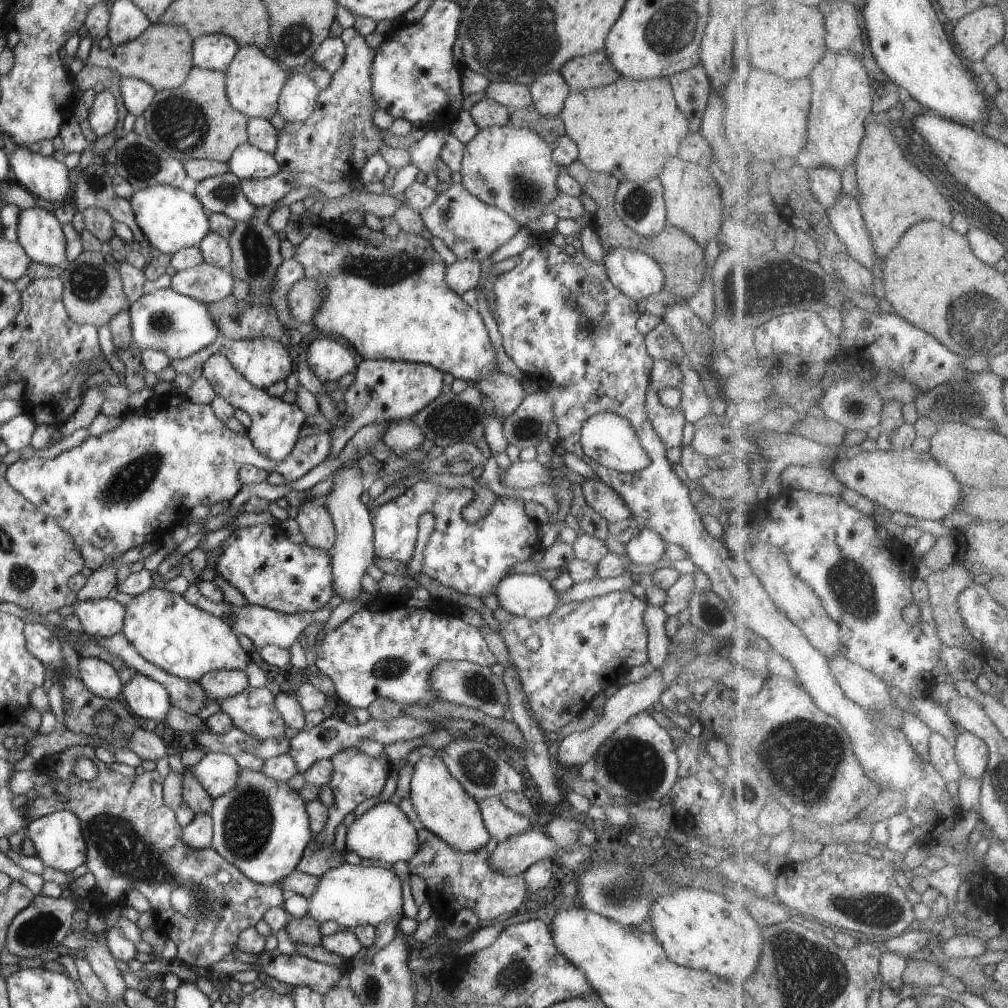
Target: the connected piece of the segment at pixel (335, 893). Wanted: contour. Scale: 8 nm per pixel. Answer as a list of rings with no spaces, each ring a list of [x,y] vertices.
[[[340,862],[336,868],[328,870],[320,877],[318,888],[308,901],[307,914],[316,922],[332,920],[353,930],[358,925],[378,926],[392,922],[396,927],[405,917],[402,905],[402,883],[393,870],[381,867],[364,867]]]

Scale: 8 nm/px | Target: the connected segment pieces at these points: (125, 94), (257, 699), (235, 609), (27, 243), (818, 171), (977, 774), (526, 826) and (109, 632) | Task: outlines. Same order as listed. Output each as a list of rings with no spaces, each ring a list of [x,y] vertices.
[[[122,76],[120,92],[122,104],[124,104],[127,112],[140,116],[148,108],[148,105],[152,104],[157,90],[144,80]]]
[[[248,685],[247,690],[232,698],[216,700],[210,698],[201,688],[206,700],[218,702],[226,714],[232,717],[233,726],[255,736],[258,740],[284,740],[285,729],[288,728],[284,718],[276,710],[275,698],[267,687],[252,688]]]
[[[250,603],[245,606],[234,606],[234,604],[230,604],[230,610],[232,610],[232,614],[226,616],[224,620],[235,630],[236,633],[244,634],[246,638],[250,638],[254,647],[274,645],[280,646],[280,648],[284,648],[284,650],[290,649],[292,644],[294,644],[304,630],[306,630],[307,626],[316,622],[326,624],[328,618],[330,618],[330,614],[334,612],[334,608],[326,606],[326,608],[322,608],[316,612],[289,615],[261,607],[260,605],[252,605]]]
[[[40,203],[20,210],[16,234],[30,260],[47,267],[64,267],[66,236],[54,211],[47,210]]]
[[[832,166],[812,168],[810,180],[812,180],[814,192],[827,208],[834,208],[842,192],[845,192],[843,174],[838,168],[832,168]]]
[[[966,731],[957,742],[958,762],[968,778],[983,780],[990,766],[991,752],[986,740],[976,733]]]
[[[497,797],[482,798],[477,803],[486,830],[498,843],[536,827],[534,819],[516,814],[506,808]]]
[[[102,598],[76,602],[74,616],[82,623],[82,630],[90,636],[109,637],[122,633],[126,607],[114,599]]]

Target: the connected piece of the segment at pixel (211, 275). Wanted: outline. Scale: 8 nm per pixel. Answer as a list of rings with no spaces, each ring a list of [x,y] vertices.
[[[202,263],[177,271],[171,276],[170,288],[178,294],[213,303],[225,299],[234,290],[235,277],[227,268]]]

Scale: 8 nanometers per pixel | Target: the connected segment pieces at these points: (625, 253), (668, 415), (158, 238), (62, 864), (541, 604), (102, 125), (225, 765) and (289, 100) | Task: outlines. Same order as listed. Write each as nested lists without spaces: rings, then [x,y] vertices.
[[[608,248],[602,262],[610,282],[632,300],[658,294],[666,287],[660,265],[646,253],[626,248]]]
[[[652,388],[646,391],[646,412],[648,418],[666,448],[682,447],[682,430],[686,419],[679,407],[666,407]]]
[[[160,184],[135,191],[132,198],[128,198],[132,206],[132,214],[136,224],[140,226],[142,234],[148,238],[151,251],[155,253],[174,254],[181,248],[198,247],[201,240],[210,232],[208,212],[200,204],[200,200],[193,194],[170,185]]]
[[[56,811],[29,821],[27,826],[28,838],[32,840],[36,855],[40,857],[45,866],[55,870],[72,873],[78,866],[86,862],[87,846],[82,838],[80,819],[72,811]]]
[[[532,573],[504,576],[494,593],[500,608],[515,617],[544,618],[563,604],[550,581]]]
[[[103,88],[98,89],[96,98],[92,100],[88,121],[92,131],[98,138],[114,131],[120,120],[118,100],[116,96]]]
[[[209,752],[192,767],[192,774],[204,786],[204,790],[215,799],[228,794],[236,786],[240,769],[234,757]]]
[[[291,71],[278,97],[278,114],[287,123],[306,120],[316,106],[319,91],[310,72]]]

